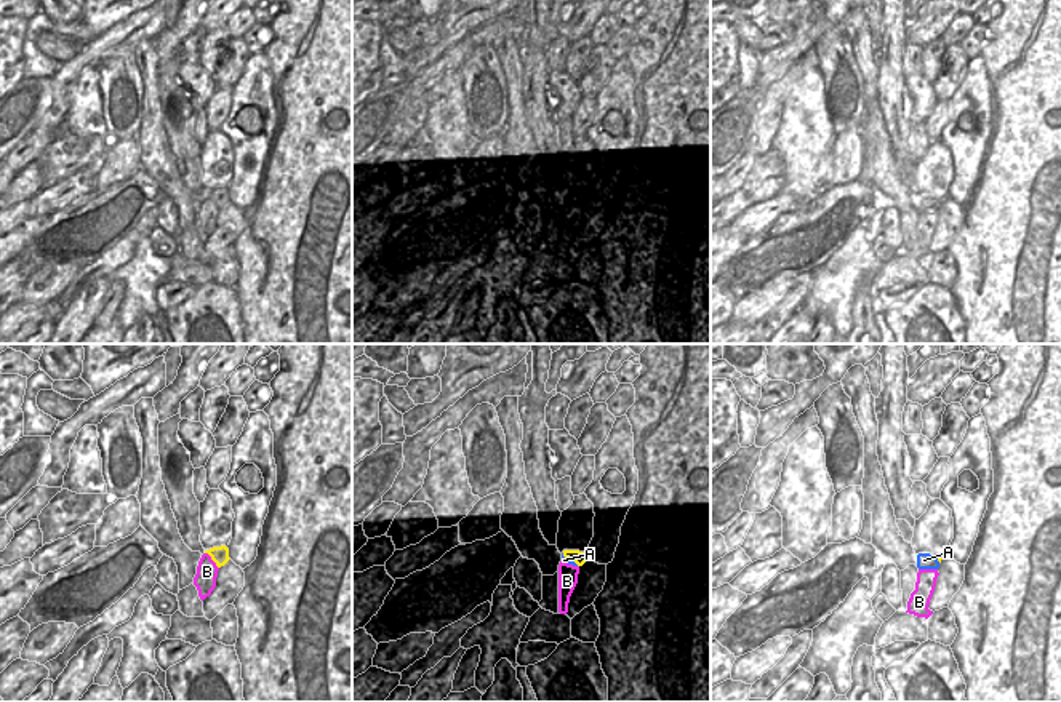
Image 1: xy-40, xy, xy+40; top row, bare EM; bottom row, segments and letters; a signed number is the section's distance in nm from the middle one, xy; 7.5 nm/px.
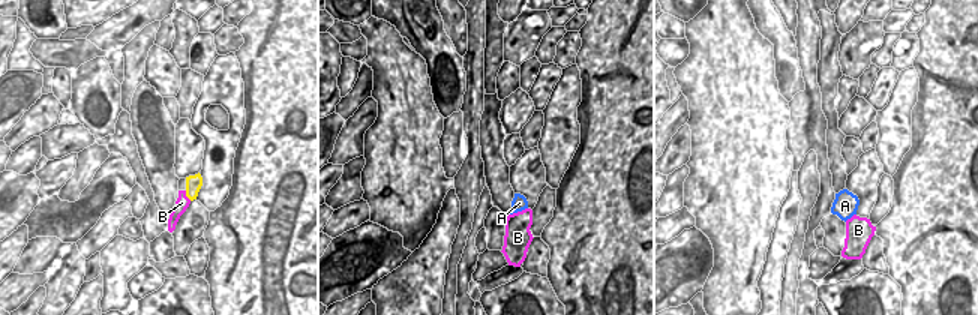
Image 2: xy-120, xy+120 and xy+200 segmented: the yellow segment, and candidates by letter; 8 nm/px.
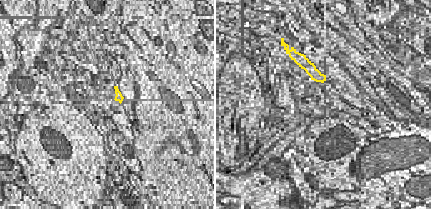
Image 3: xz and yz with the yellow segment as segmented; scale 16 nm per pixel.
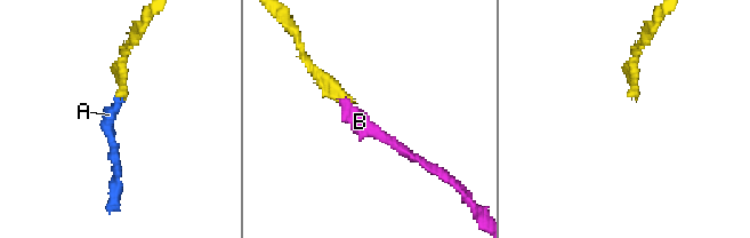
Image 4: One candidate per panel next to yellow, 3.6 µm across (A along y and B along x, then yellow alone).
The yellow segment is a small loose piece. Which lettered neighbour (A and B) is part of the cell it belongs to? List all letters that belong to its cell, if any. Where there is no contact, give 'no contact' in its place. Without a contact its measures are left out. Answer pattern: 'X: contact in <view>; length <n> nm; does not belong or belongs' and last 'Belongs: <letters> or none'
A: contact in xy; length 160 nm; does not belong
B: contact in xy-40; length 170 nm; belongs
Belongs: B

